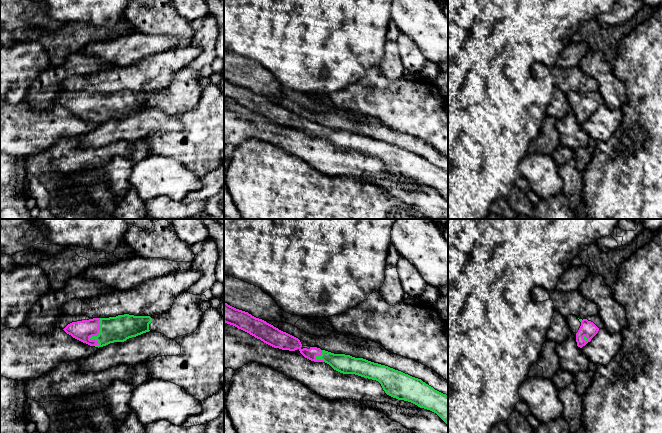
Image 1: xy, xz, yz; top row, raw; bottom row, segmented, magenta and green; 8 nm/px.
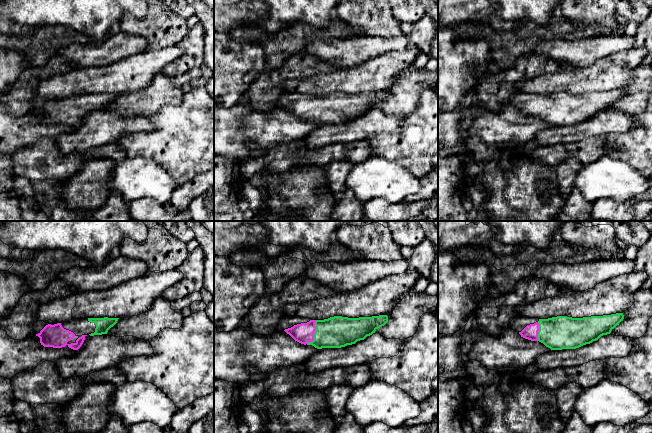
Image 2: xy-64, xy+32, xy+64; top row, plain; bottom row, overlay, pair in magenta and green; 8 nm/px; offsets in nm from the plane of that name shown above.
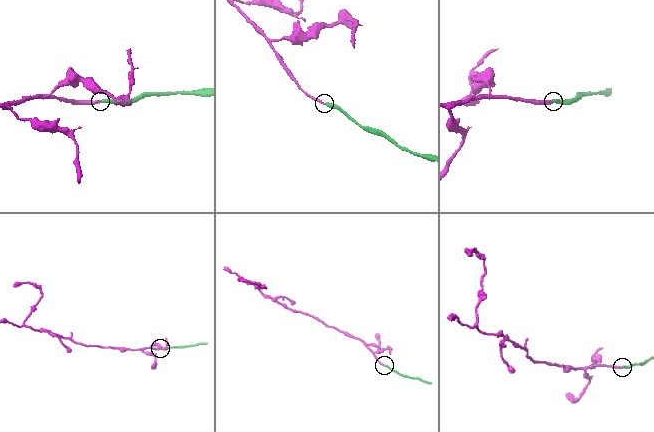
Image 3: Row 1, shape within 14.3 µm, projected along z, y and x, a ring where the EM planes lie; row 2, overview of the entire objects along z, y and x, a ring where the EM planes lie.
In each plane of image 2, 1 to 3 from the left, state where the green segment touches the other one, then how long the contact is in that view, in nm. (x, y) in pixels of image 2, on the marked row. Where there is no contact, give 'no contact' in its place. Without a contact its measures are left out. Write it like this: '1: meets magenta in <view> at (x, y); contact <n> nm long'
1: no contact
2: meets magenta in xy+32 at (314, 332); contact 200 nm long
3: meets magenta in xy+64 at (538, 330); contact 150 nm long

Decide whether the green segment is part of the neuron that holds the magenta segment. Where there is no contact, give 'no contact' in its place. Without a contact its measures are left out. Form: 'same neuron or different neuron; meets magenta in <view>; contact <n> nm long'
same neuron; meets magenta in xy; contact 220 nm long

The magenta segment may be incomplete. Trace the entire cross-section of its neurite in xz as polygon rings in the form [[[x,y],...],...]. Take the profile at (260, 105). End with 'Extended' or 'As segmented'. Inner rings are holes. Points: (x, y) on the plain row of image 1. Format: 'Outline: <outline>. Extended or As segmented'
Outline: [[[225,78],[224,98],[249,109],[274,124],[289,127],[298,125],[305,134],[314,138],[325,138],[340,149],[355,150],[376,156],[387,171],[430,186],[448,201],[448,171],[435,166],[421,155],[363,134],[334,130],[317,123],[302,125],[298,114]]]. Extended

